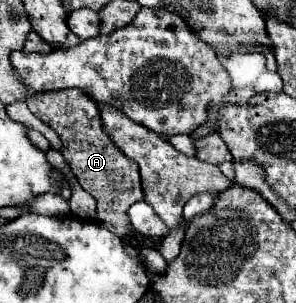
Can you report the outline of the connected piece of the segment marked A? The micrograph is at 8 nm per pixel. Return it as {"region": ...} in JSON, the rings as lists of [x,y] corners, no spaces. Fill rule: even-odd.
{"region":[[[77,89],[45,91],[33,99],[33,115],[47,123],[61,137],[65,161],[69,163],[79,185],[97,201],[97,221],[115,235],[123,237],[131,227],[127,209],[143,199],[139,167],[109,139],[101,125],[97,103],[87,99],[87,95]]]}

